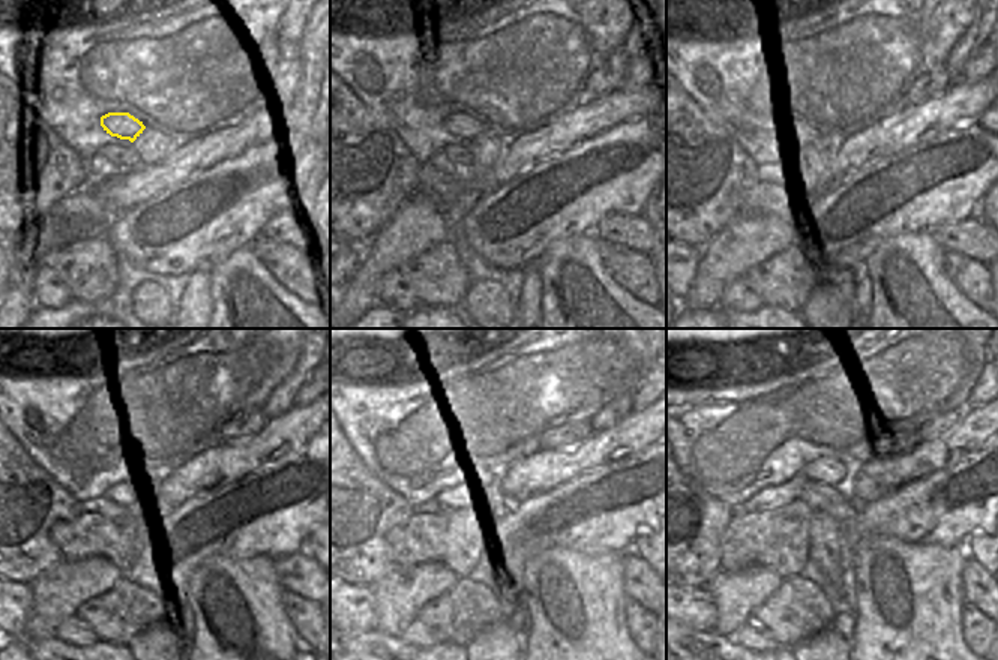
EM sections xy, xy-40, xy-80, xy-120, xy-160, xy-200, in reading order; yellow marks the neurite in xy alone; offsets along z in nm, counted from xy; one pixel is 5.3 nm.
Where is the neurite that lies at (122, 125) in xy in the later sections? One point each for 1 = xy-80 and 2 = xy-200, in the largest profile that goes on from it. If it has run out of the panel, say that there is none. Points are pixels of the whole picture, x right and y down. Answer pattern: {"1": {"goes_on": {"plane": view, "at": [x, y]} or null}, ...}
{"1": {"goes_on": {"plane": "xy-80", "at": [803, 128]}}, "2": {"goes_on": {"plane": "xy-200", "at": [830, 471]}}}

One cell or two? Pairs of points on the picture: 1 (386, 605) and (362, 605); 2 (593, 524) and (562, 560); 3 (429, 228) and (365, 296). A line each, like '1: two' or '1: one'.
1: two
2: two
3: one

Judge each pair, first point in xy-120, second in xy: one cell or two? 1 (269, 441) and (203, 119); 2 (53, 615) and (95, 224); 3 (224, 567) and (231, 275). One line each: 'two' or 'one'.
1: two
2: one
3: one

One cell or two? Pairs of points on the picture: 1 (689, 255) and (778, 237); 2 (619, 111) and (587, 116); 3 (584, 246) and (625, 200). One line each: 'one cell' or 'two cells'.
1: two cells
2: one cell
3: two cells

